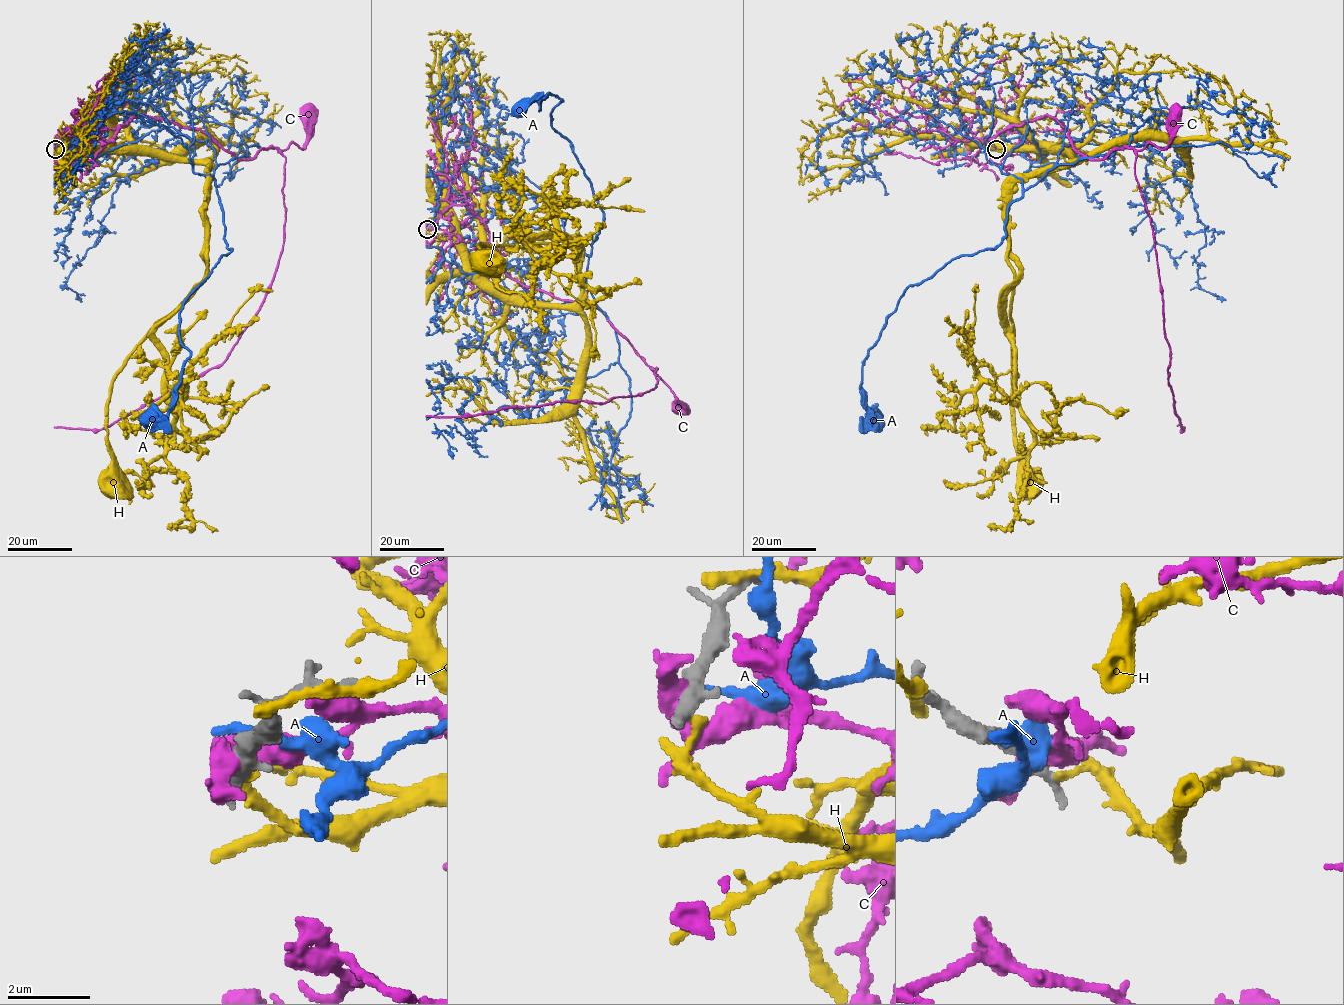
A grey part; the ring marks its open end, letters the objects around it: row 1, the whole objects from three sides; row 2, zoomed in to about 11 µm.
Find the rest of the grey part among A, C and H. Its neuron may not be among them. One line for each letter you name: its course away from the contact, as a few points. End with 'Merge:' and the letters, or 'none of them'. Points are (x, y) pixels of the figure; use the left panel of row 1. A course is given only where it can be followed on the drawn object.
Merge: none of them

